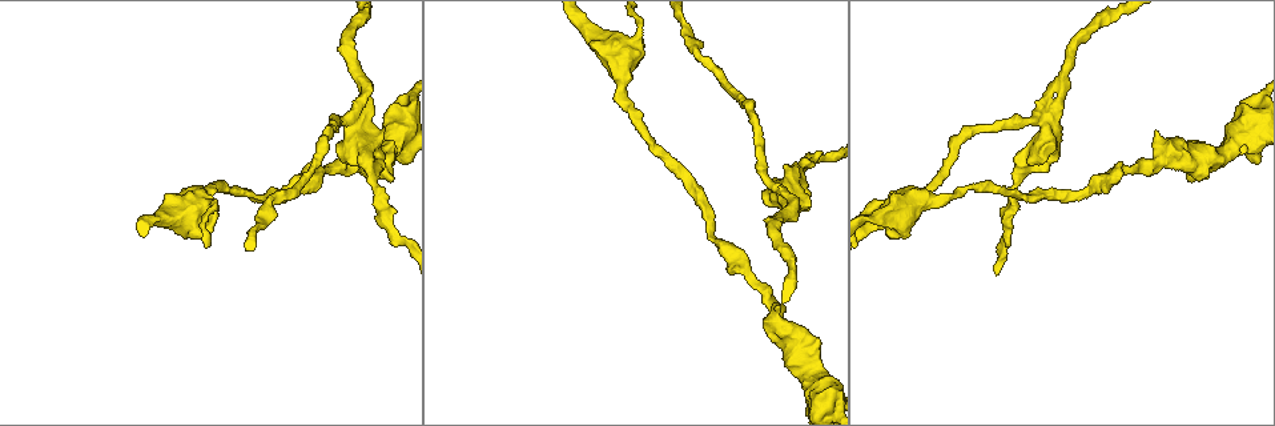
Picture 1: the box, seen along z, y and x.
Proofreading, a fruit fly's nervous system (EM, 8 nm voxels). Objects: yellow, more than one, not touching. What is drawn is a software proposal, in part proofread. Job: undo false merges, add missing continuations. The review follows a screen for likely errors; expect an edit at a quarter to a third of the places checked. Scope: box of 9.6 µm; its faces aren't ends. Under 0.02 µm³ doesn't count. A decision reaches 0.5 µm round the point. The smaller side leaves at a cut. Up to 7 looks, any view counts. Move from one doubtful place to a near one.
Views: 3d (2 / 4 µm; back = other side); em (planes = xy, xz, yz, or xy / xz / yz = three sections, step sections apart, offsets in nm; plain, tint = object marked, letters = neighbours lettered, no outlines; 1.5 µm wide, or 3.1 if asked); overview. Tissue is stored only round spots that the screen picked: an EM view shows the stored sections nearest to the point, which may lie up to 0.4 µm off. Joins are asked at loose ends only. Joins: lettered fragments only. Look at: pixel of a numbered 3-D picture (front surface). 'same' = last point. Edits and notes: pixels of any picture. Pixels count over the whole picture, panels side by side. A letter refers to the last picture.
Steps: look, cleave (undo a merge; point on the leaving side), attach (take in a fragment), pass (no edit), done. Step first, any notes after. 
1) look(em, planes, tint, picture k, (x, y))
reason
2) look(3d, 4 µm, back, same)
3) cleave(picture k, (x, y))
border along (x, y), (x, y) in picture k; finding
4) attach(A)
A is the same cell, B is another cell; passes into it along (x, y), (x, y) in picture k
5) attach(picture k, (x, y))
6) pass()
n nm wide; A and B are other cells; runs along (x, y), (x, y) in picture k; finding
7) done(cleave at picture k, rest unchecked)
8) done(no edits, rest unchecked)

look(3d, 2 µm, picture 1, (780, 307))
branch stops here

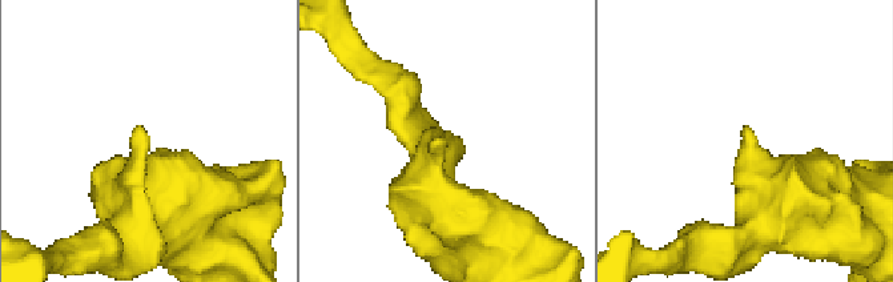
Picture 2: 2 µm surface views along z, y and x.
look(em, planes, tint, picture 2, (748, 127))
need the tissue

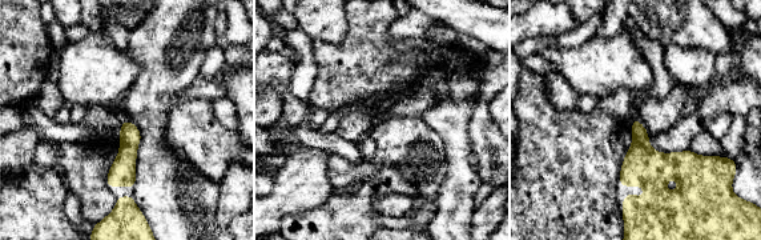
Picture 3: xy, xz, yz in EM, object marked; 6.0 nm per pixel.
look(em, planes, letters, same)

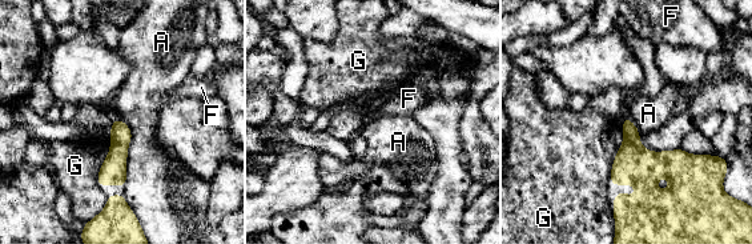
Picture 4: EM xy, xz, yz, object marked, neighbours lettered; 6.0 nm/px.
pass()
A, F and G are other cells; border along (113, 119), (131, 132), (124, 186) in picture 4; no lettered fragment goes on from it

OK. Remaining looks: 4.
look(3d, 2 µm, picture 1, (1041, 171))
free end

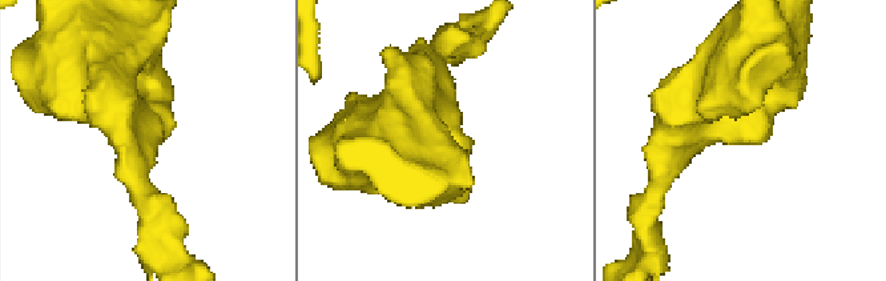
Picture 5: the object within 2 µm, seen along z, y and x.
look(em, yz, step 8, tint, picture 5, (162, 140))
shape alone is not enough

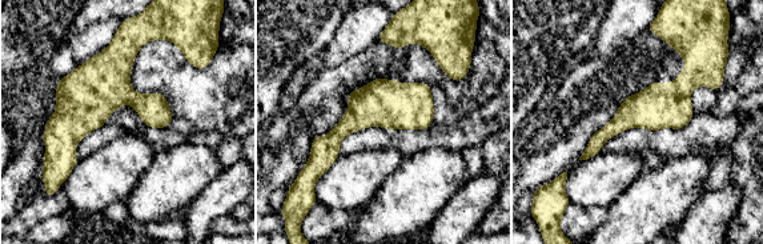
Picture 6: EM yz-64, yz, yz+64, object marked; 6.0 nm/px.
look(em, yz, step 8, letters, same)
see the neighbours

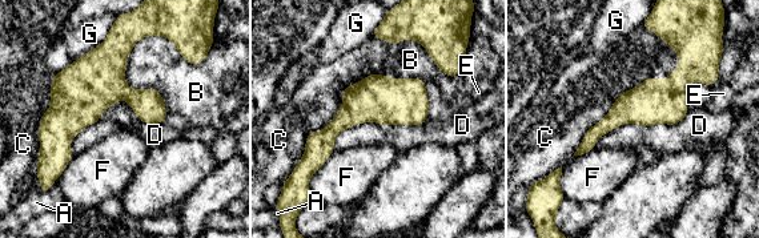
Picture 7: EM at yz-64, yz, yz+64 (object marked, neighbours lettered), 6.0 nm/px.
pass()
140 nm wide; A, B, C, D, E, F and G are other cells; no lettered fragment goes on from it

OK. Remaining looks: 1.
done(no edits, rest unchecked)

